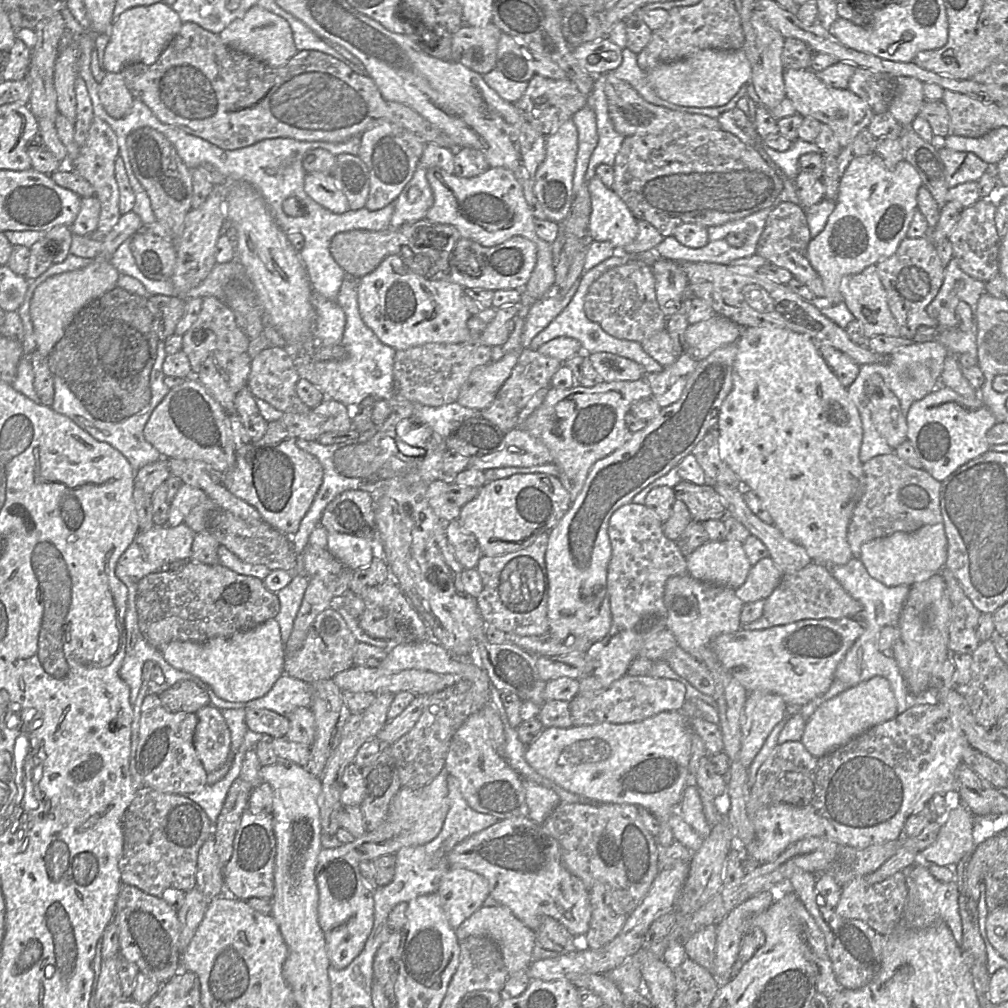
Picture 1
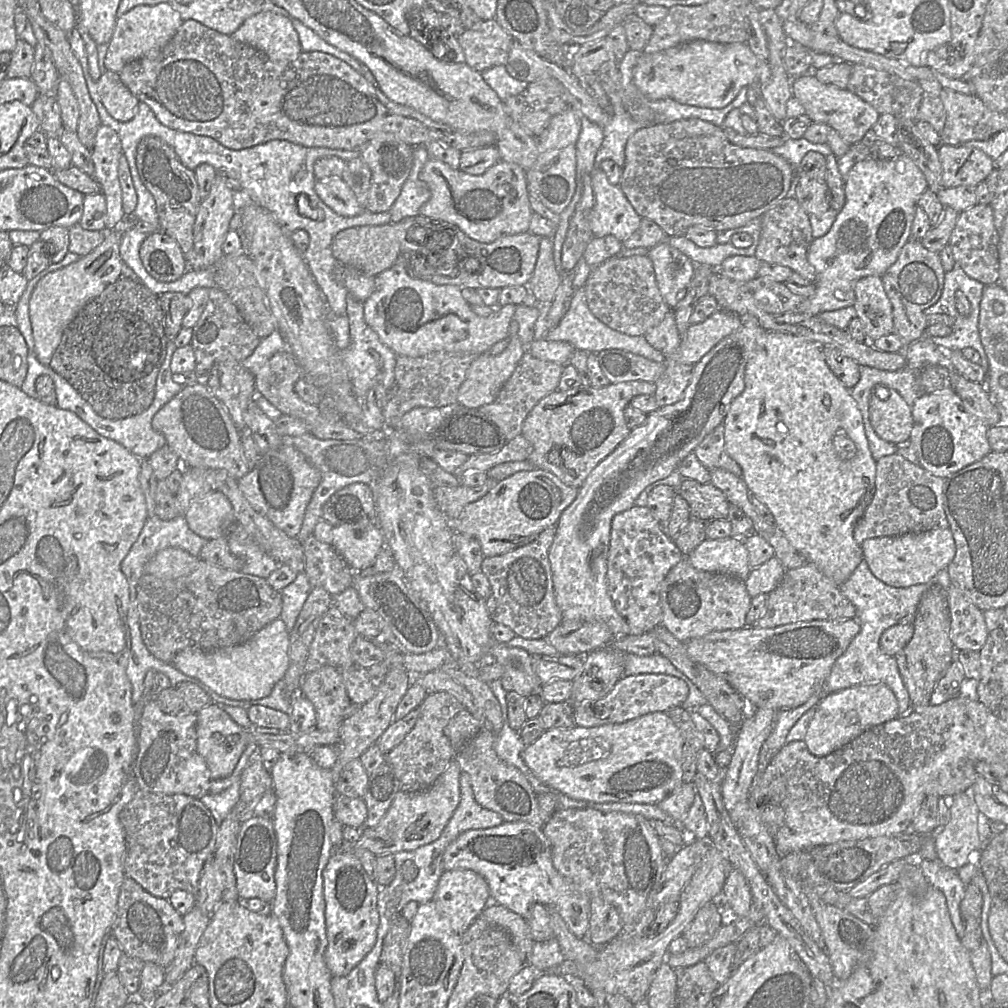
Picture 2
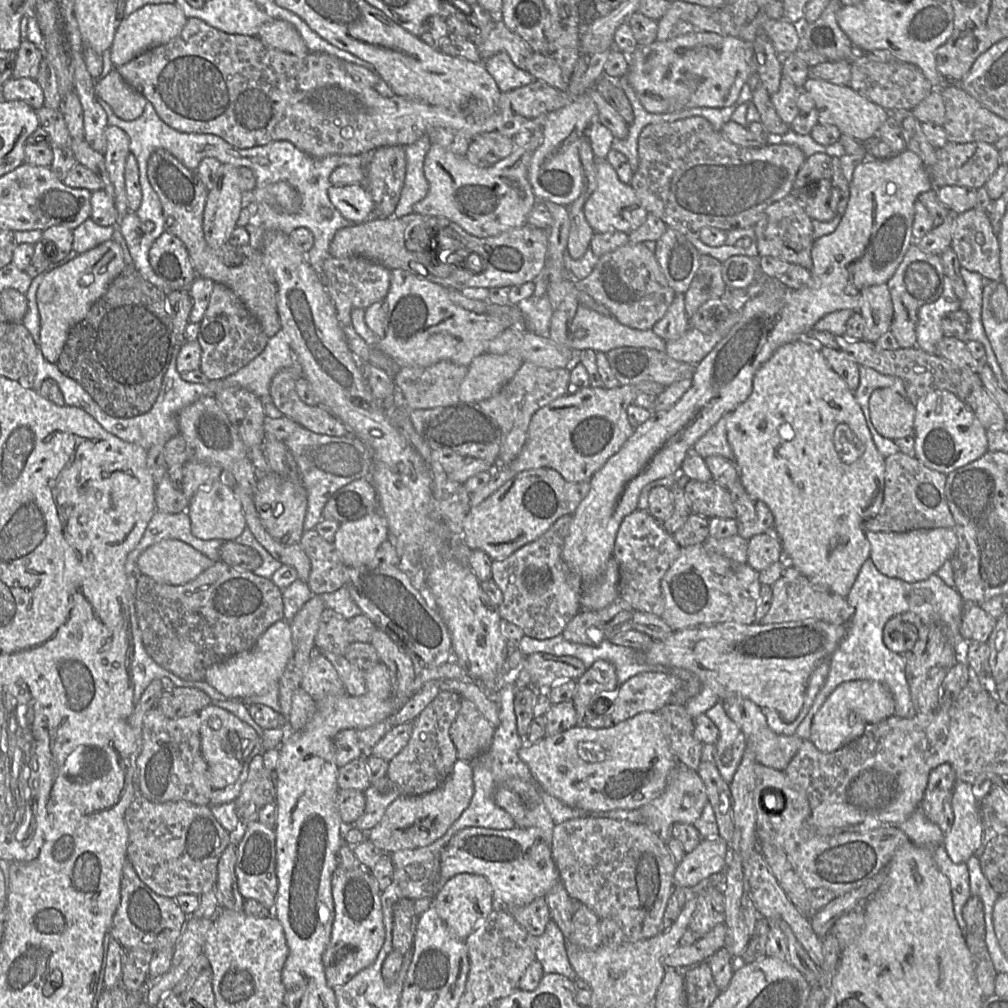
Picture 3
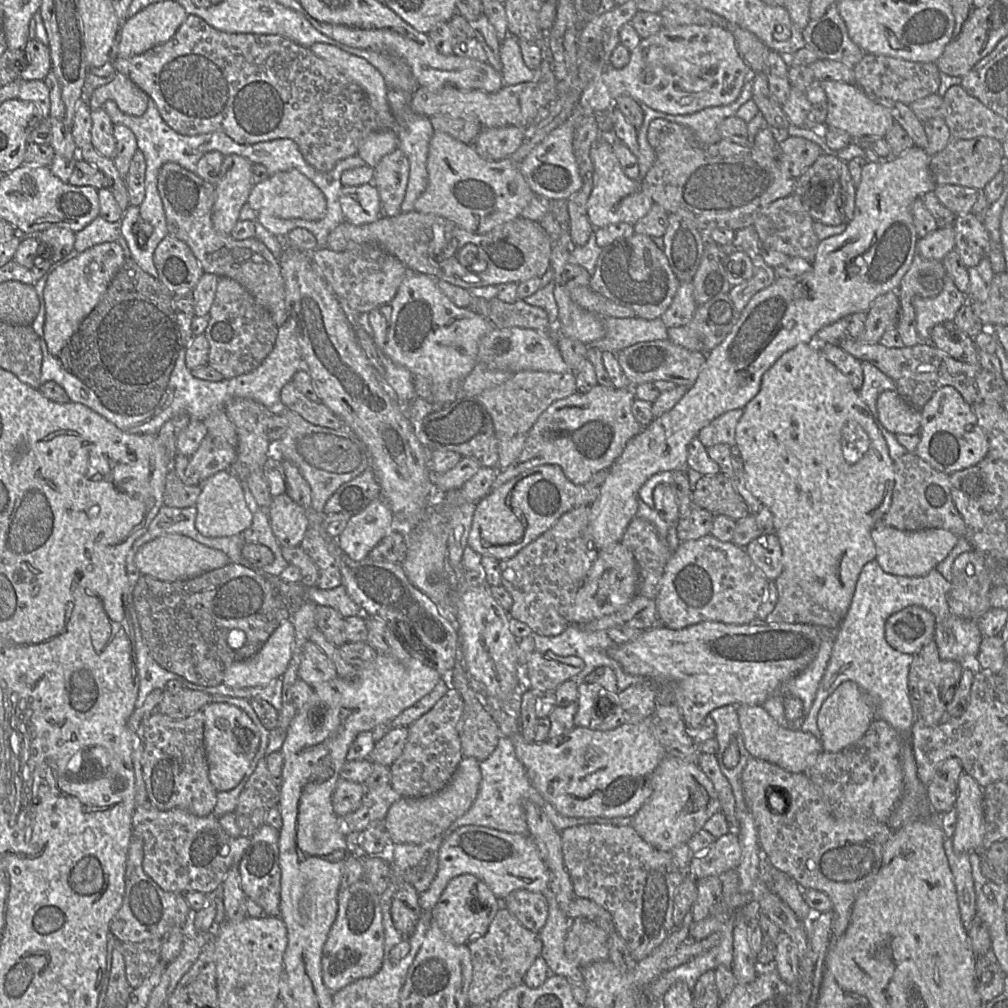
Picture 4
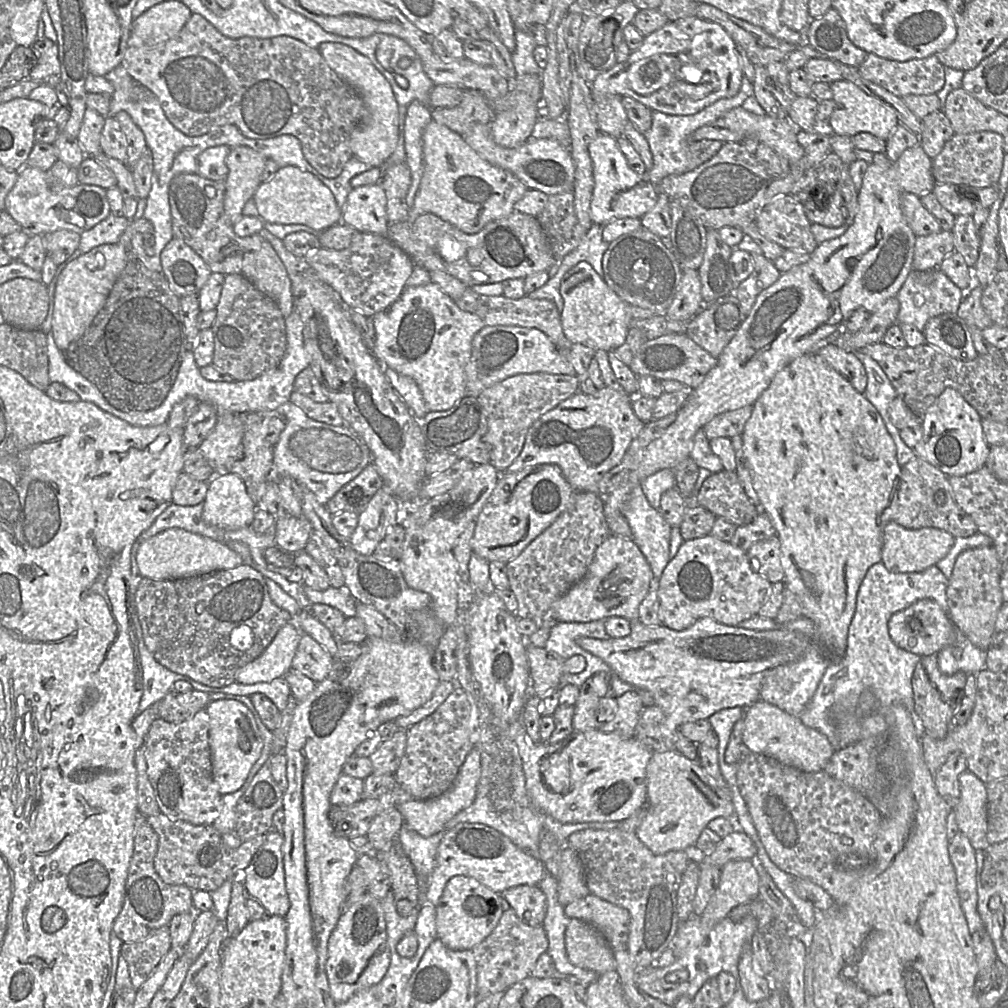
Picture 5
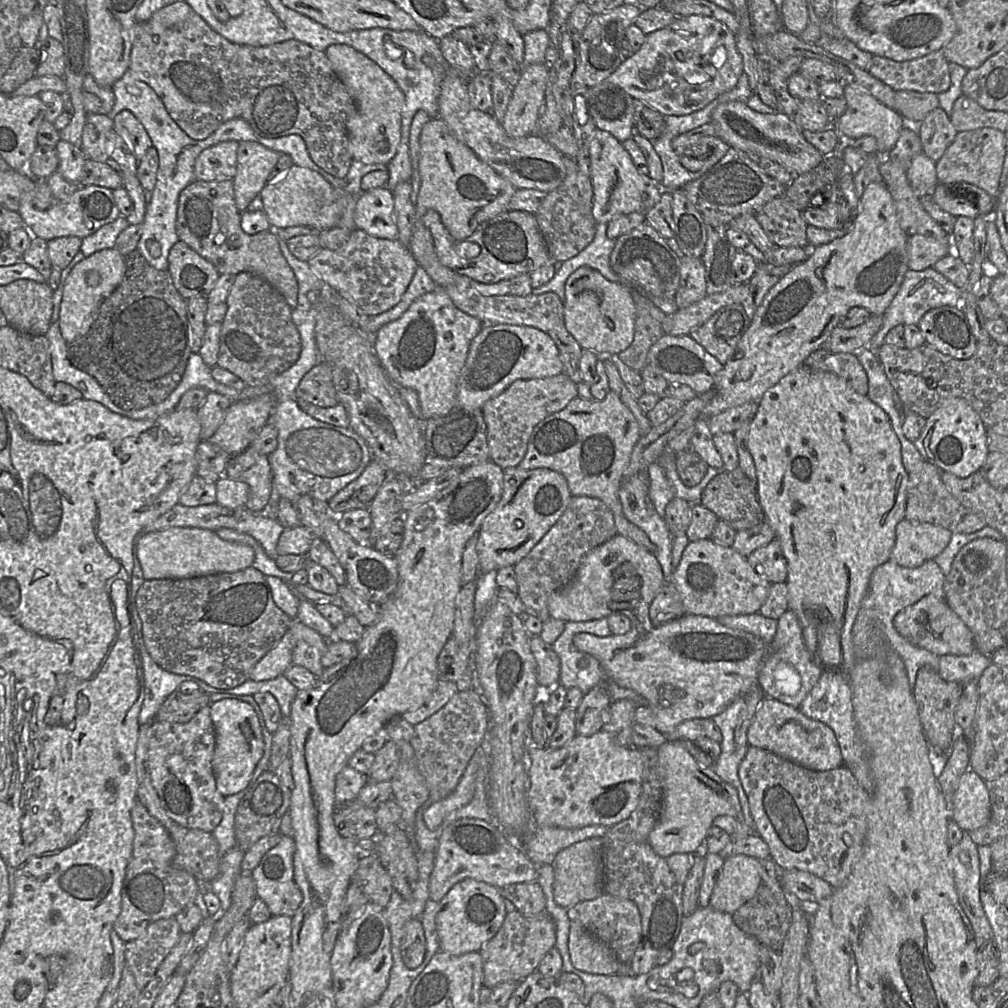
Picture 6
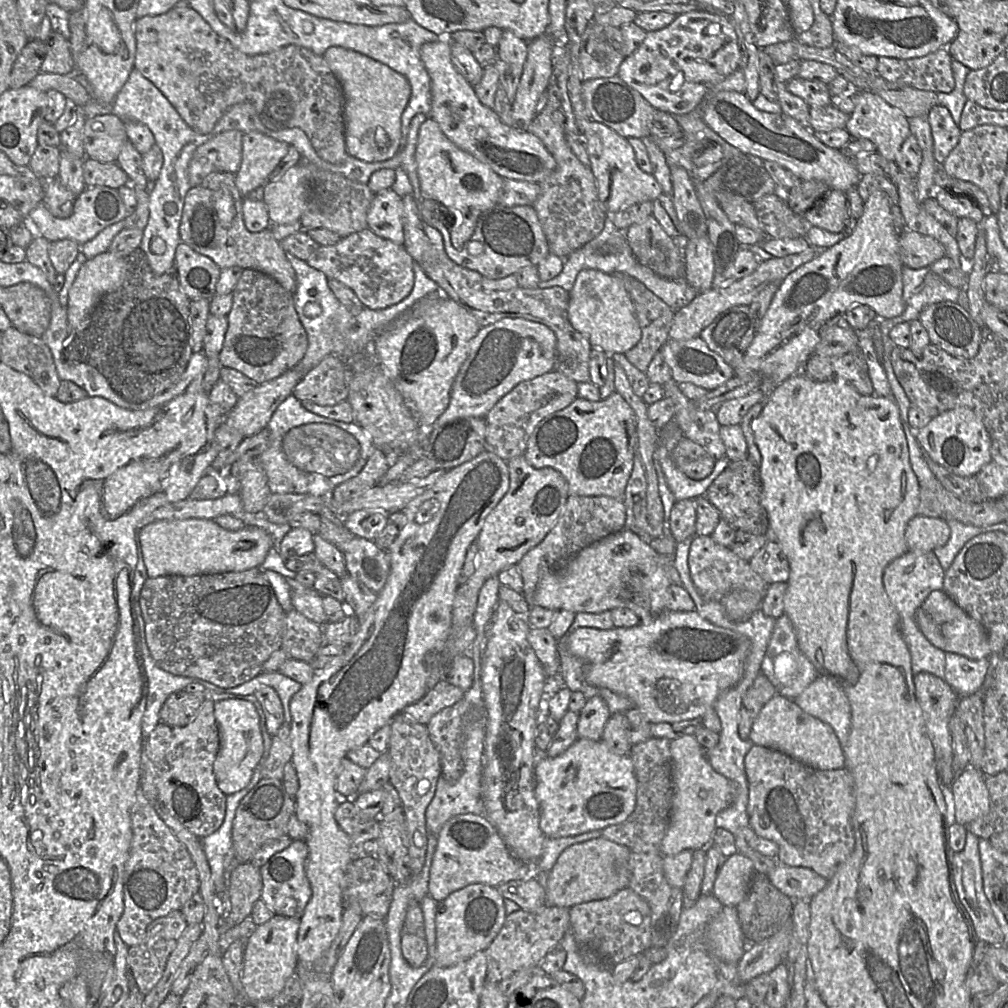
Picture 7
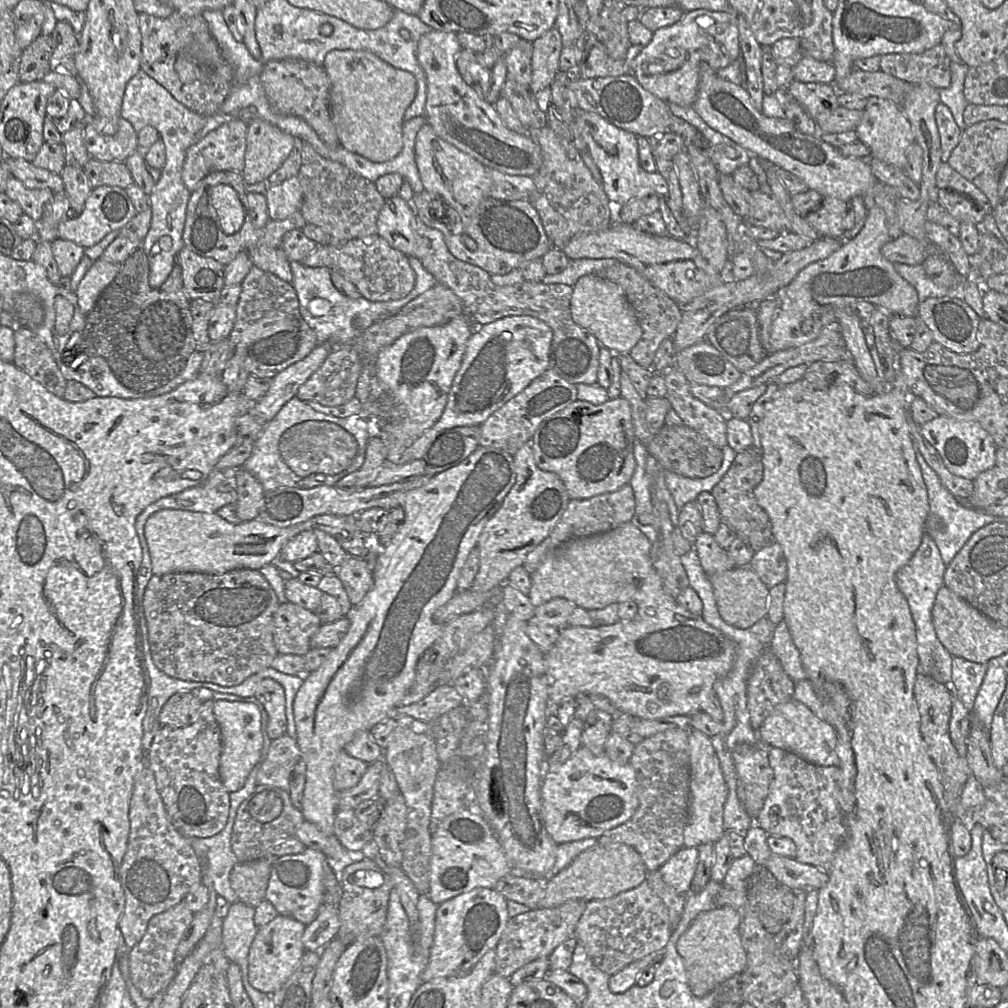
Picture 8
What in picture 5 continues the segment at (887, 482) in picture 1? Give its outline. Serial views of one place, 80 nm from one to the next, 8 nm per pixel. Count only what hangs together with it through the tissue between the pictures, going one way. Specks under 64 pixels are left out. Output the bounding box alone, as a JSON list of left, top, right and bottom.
[891,456,977,538]

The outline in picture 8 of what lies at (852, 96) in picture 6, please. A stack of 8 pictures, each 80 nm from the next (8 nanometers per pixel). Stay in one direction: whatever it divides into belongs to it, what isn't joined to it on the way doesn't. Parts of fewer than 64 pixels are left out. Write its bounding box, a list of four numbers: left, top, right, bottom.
[855,96,915,169]

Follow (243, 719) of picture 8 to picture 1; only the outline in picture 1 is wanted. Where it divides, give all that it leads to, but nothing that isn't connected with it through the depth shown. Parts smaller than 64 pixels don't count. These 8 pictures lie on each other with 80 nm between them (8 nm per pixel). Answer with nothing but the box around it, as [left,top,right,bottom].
[194,705,231,773]

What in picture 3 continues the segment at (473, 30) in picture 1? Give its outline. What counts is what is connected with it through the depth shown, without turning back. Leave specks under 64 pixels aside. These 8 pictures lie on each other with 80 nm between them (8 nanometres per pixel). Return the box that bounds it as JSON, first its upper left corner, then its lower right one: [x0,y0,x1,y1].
[477,20,535,70]

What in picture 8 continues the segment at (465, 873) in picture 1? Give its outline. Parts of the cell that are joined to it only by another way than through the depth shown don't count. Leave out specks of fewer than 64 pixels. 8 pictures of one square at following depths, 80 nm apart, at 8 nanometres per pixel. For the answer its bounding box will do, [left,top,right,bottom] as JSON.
[422,887,508,983]

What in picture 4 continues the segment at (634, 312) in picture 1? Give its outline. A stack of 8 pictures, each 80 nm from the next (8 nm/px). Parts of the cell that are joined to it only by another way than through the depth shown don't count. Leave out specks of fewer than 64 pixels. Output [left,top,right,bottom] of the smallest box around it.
[588,232,680,320]

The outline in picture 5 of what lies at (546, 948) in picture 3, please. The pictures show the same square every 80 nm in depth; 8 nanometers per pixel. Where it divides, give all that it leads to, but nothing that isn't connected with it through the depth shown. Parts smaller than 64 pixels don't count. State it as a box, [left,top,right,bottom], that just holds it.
[539,872,599,988]

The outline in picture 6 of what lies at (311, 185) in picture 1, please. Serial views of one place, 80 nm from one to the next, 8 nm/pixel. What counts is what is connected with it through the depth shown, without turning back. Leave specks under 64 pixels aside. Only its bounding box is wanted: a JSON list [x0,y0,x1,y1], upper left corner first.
[354,187,397,240]

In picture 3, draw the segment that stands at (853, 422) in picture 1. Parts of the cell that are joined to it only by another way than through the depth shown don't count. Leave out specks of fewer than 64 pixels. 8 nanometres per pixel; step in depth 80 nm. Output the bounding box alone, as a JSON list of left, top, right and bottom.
[727,338,885,597]

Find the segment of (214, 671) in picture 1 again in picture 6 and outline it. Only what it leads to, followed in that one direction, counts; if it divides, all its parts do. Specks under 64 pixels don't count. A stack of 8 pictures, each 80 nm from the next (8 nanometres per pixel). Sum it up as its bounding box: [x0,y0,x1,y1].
[249,632,292,680]

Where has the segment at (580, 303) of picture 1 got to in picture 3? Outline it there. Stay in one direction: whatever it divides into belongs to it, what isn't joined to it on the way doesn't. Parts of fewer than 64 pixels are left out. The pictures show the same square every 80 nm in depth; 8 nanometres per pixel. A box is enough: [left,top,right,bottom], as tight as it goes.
[570,305,666,352]

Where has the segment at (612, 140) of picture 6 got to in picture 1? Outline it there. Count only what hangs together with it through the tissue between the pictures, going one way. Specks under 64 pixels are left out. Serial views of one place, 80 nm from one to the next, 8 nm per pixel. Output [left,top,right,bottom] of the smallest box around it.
[588,176,638,250]

